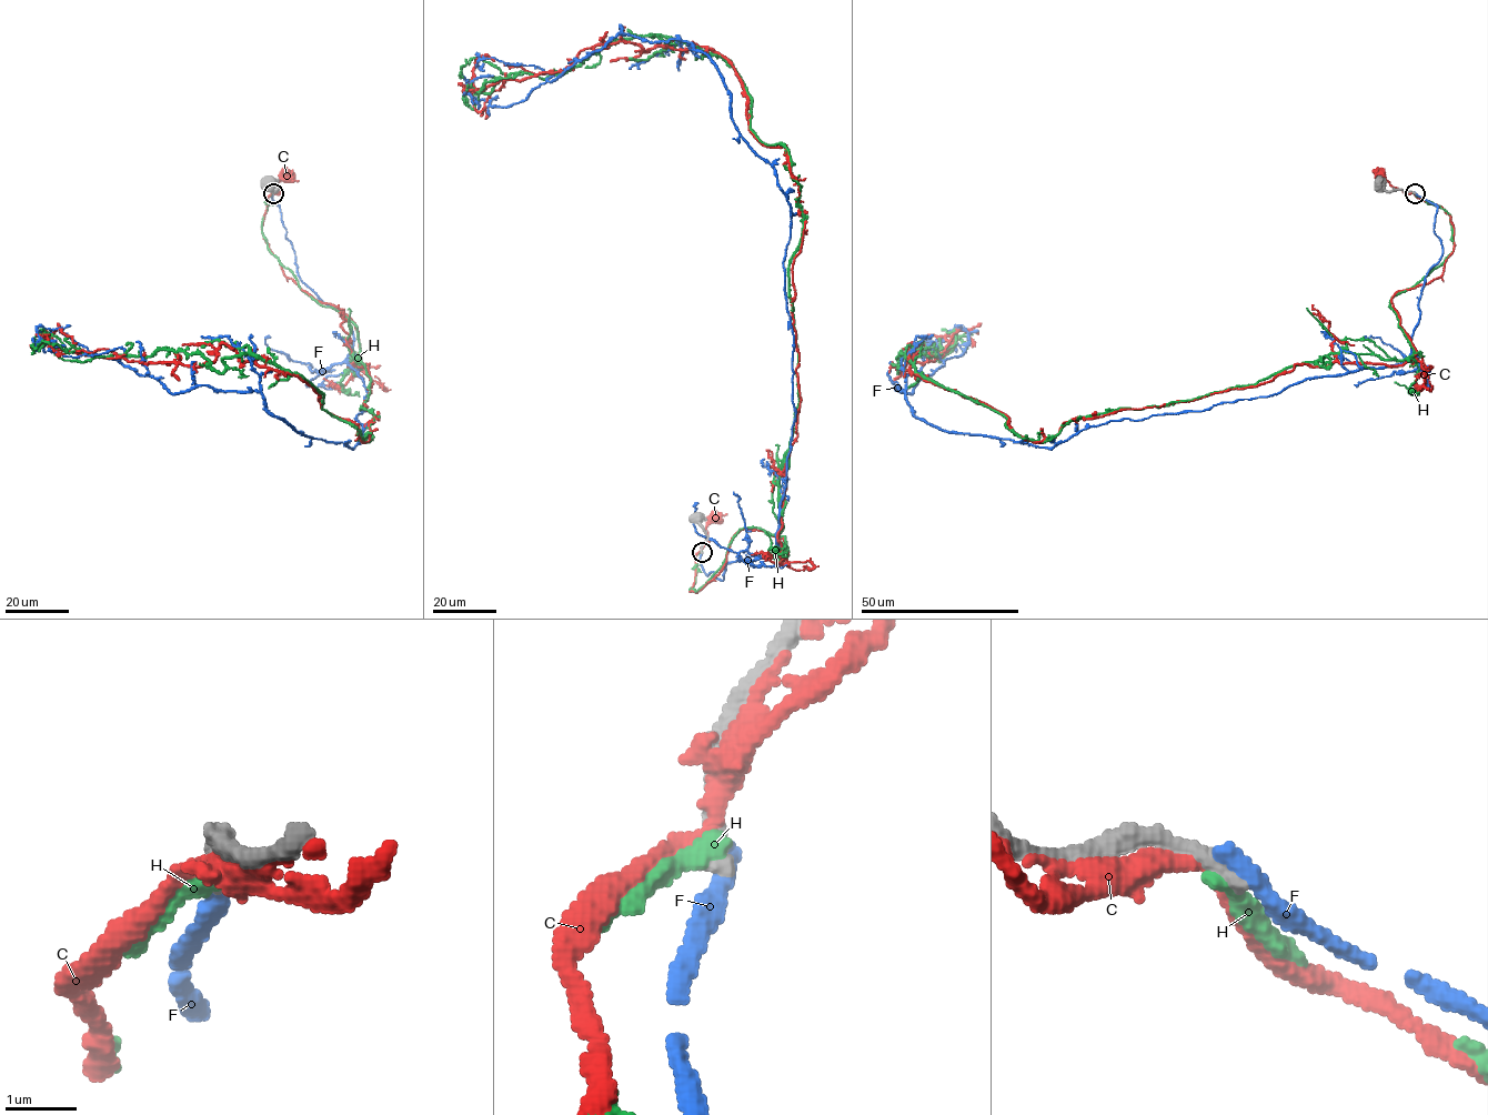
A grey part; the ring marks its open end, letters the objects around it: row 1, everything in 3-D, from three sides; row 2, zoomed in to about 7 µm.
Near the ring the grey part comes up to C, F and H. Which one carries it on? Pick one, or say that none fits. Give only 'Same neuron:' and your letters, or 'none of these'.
Same neuron: none of these

